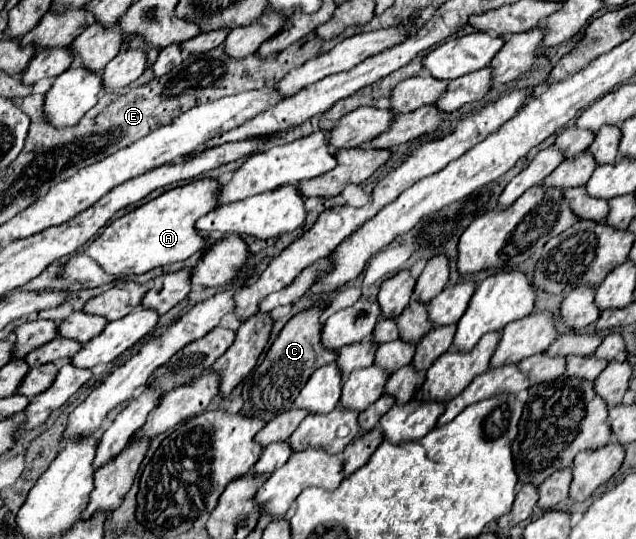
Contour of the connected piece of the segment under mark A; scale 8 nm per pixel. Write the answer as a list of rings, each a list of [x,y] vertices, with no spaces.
[[[200,178],[126,212],[122,218],[108,224],[84,252],[74,254],[60,274],[72,282],[88,282],[88,288],[94,288],[124,278],[126,274],[144,274],[152,268],[190,258],[206,246],[206,238],[196,228],[196,220],[218,206],[216,196],[220,196],[220,188],[222,184],[218,180]]]

